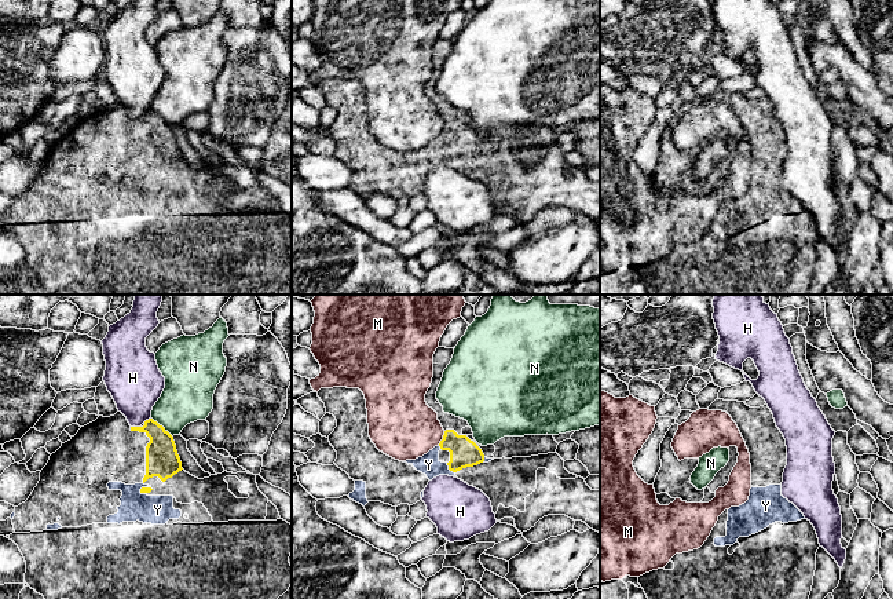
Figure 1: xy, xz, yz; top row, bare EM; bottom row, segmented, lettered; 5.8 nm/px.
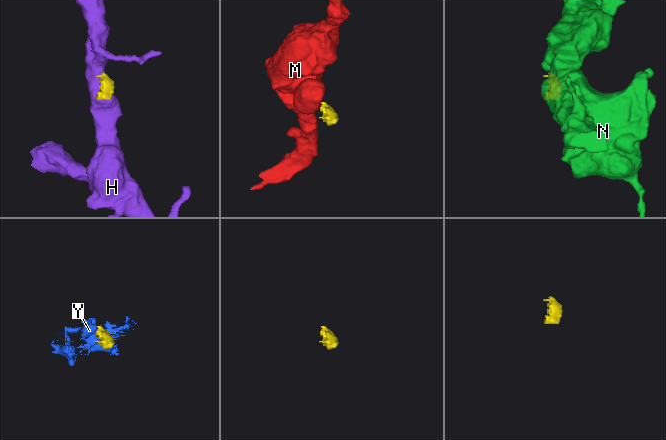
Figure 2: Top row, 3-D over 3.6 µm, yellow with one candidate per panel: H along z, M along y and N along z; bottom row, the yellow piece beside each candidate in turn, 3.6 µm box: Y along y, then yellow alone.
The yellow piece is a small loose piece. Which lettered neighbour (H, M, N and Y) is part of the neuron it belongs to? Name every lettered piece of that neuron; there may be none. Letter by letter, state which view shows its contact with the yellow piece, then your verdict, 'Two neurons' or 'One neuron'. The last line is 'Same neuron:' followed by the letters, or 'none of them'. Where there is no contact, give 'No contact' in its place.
H: Touches yellow in xy. Two neurons
M: Touches yellow in xz. Two neurons
N: Touches yellow in xy. Two neurons
Y: Touches yellow in xz. One neuron
Same neuron: Y

